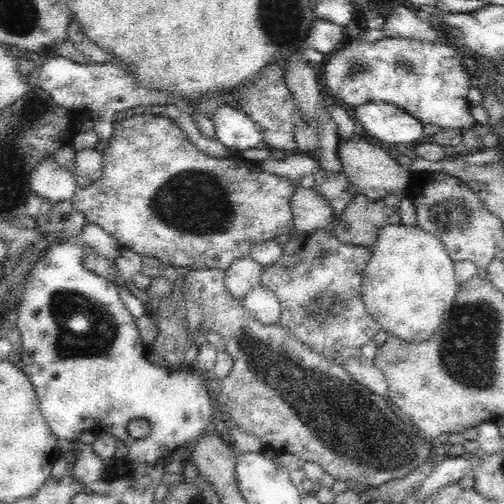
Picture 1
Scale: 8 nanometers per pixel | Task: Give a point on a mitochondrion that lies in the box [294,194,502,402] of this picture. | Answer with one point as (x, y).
(469, 345)

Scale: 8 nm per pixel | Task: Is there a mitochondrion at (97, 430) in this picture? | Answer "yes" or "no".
no

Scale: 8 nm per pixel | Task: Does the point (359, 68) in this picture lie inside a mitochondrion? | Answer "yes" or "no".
yes

